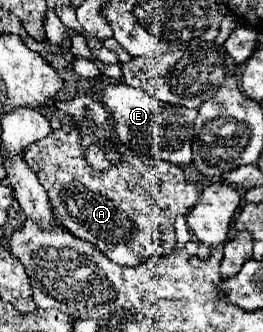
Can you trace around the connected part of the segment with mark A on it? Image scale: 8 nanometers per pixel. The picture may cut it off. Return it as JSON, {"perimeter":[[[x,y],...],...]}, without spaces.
{"perimeter":[[[62,125],[62,129],[52,131],[52,135],[32,143],[24,151],[26,163],[30,163],[32,171],[36,173],[38,181],[48,193],[54,221],[56,225],[68,227],[72,235],[90,241],[96,245],[110,261],[118,265],[136,265],[146,261],[148,257],[170,251],[176,247],[176,233],[174,233],[174,219],[176,215],[188,215],[188,211],[198,203],[198,187],[186,179],[184,171],[178,165],[172,163],[144,163],[142,159],[136,159],[136,155],[128,153],[128,149],[120,143],[116,143],[122,159],[120,163],[108,167],[106,171],[98,171],[92,165],[88,165],[84,147],[80,143],[80,131],[74,125]]]}

